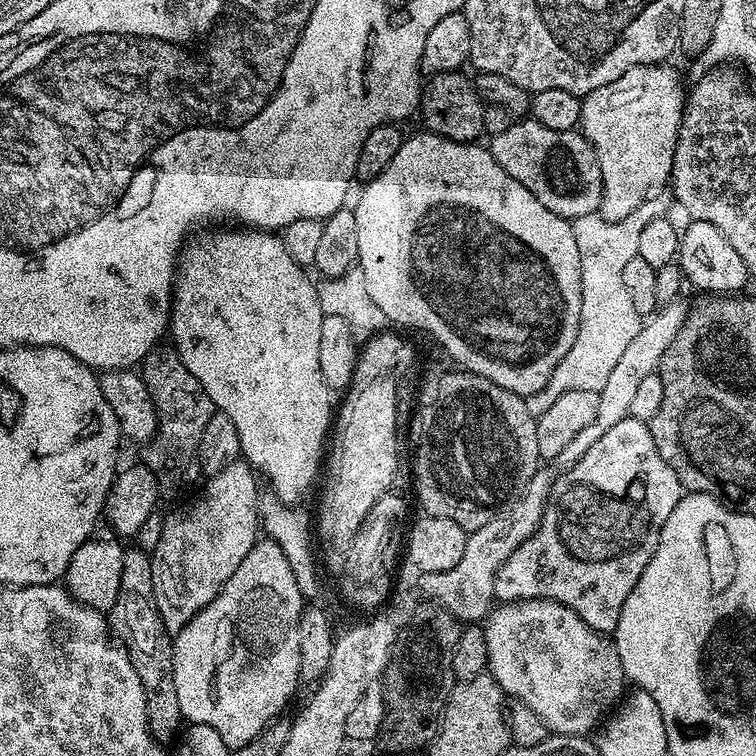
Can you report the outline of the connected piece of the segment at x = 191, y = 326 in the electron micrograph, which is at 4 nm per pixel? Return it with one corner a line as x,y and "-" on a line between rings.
208,230
216,232
208,232
205,236
196,236
193,235
191,239
185,243
184,247
180,249
180,259
176,266
176,283
174,285
174,295
172,298
172,318
170,321
170,340
172,336
172,341
170,341
171,347
177,352
178,355
182,358
182,362
186,366
186,370
190,370
190,374
194,374
194,378
198,378
198,382
202,386
202,390
206,390
208,397
212,399
212,406
215,411
224,412
226,418
230,418
230,422
234,422
234,430
238,434
238,442
240,443
239,455
248,463
252,469
254,469
261,477
264,476
268,479
268,484
270,487
276,491
276,496
283,505
292,506
297,502
296,499
307,490
308,487
312,484
312,479
317,479
318,473
322,468
322,453
326,448
326,441
330,436
330,425
334,420
334,404
332,408
332,399
334,399
333,393
326,386
326,382
322,378
322,370
318,366
318,345
320,339
322,338
322,322
324,321
324,311
322,306
318,302
318,294
316,293
317,285
312,284
312,280
307,276
305,269
294,262
294,258
290,258
290,254
286,250
283,239
279,235
273,234
268,230
232,230
236,232
220,232
224,230

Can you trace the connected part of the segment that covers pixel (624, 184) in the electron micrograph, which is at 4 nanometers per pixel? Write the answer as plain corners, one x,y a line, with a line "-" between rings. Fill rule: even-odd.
661,62
631,68
626,70
626,74
622,74
622,78
614,78
614,82
598,86
598,90
583,97
578,128
598,154
598,166
602,170
602,202
598,211
608,220
626,218
626,214
638,210
642,202
661,195
669,187
674,150
684,117
686,88
680,85
679,74
674,69
667,68
668,66

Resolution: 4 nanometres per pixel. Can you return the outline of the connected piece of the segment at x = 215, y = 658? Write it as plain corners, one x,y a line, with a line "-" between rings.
267,538
257,539
250,554
242,558
238,570
226,578
222,590
182,631
175,633
172,642
174,690
178,690
181,717
189,725
213,727
229,749
241,748
281,715
296,687
301,687
298,626
306,607
306,598
298,590
298,582
278,546

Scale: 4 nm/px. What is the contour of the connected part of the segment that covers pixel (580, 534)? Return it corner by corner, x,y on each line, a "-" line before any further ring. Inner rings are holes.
628,415
625,420
618,422
618,426
610,426
610,430
606,430
606,434
602,434
602,438
598,438
598,442
594,442
594,446
590,446
590,450
586,450
586,454
582,454
582,458
578,458
578,462
574,462
570,468
563,469
557,475
555,482
552,483
552,489
548,495
548,505
542,514
542,522
538,526
538,530
530,538
526,538
526,542
522,542
518,546
518,550
514,550
514,554
510,554
510,558
506,558
506,562
502,562
502,566
494,578
495,599
500,602
557,600
558,603
565,604
567,608
574,610
582,618
582,622
586,622
586,626
594,629
595,632
615,633
618,626
618,614
622,610
622,606
626,606
626,598
630,598
630,590
634,590
634,586
638,586
638,578
642,578
642,570
646,570
646,566
658,546
662,526
666,526
666,518
670,518
674,506
678,506
681,495
682,489
678,474
674,474
674,470
670,470
670,466
666,466
662,454
658,454
658,446
654,446
651,427
645,421
635,420
634,417

